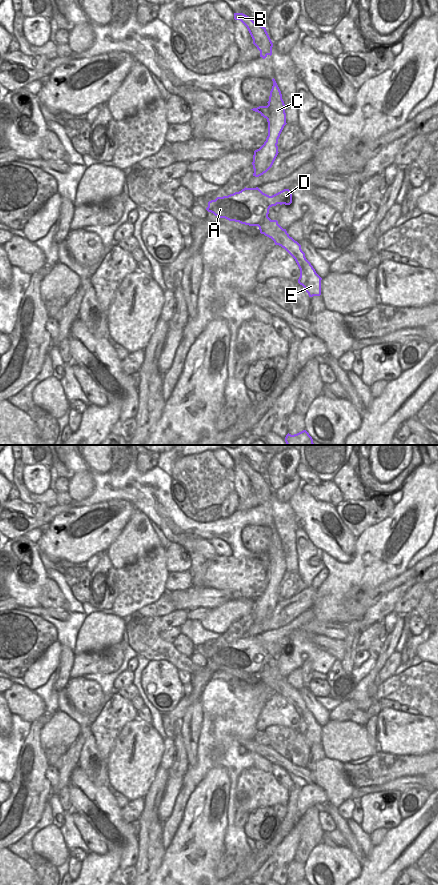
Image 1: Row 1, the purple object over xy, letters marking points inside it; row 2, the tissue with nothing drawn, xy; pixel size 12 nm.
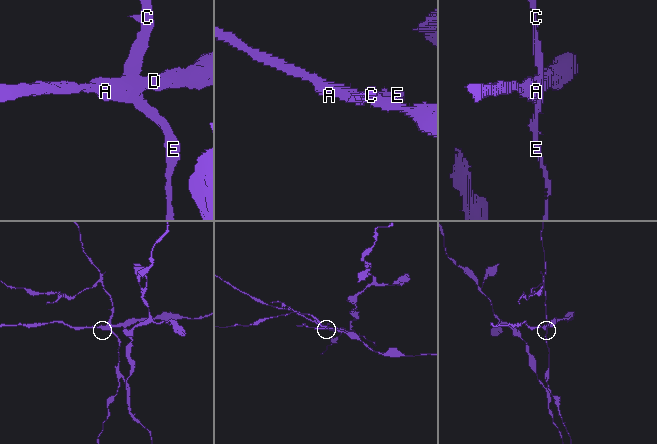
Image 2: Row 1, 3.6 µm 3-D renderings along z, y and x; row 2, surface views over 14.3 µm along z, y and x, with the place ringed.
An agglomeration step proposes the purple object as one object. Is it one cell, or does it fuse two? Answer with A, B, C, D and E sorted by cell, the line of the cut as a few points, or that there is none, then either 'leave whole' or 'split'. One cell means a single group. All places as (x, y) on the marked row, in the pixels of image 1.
A D / B C E; cut in xy along (267, 215), (257, 225); split

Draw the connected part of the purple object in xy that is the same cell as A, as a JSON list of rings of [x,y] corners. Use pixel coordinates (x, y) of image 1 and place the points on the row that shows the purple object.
[[[245,187],[239,192],[209,201],[206,210],[219,218],[249,226],[258,226],[264,217],[268,216],[272,206],[290,205],[291,203],[292,194],[289,189],[269,196],[258,187]]]

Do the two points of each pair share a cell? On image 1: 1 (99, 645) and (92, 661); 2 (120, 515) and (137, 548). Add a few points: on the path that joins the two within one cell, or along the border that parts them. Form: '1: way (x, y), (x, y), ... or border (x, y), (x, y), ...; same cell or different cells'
1: border (118, 643), (100, 652), (81, 652), (75, 655); different cells
2: border (136, 509), (121, 533), (111, 543); different cells

